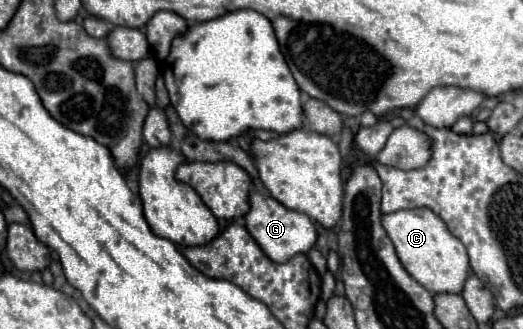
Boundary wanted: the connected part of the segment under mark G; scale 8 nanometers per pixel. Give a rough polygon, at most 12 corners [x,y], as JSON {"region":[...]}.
{"region":[[250,194],[248,232],[274,262],[308,254],[318,238],[304,212]]}

